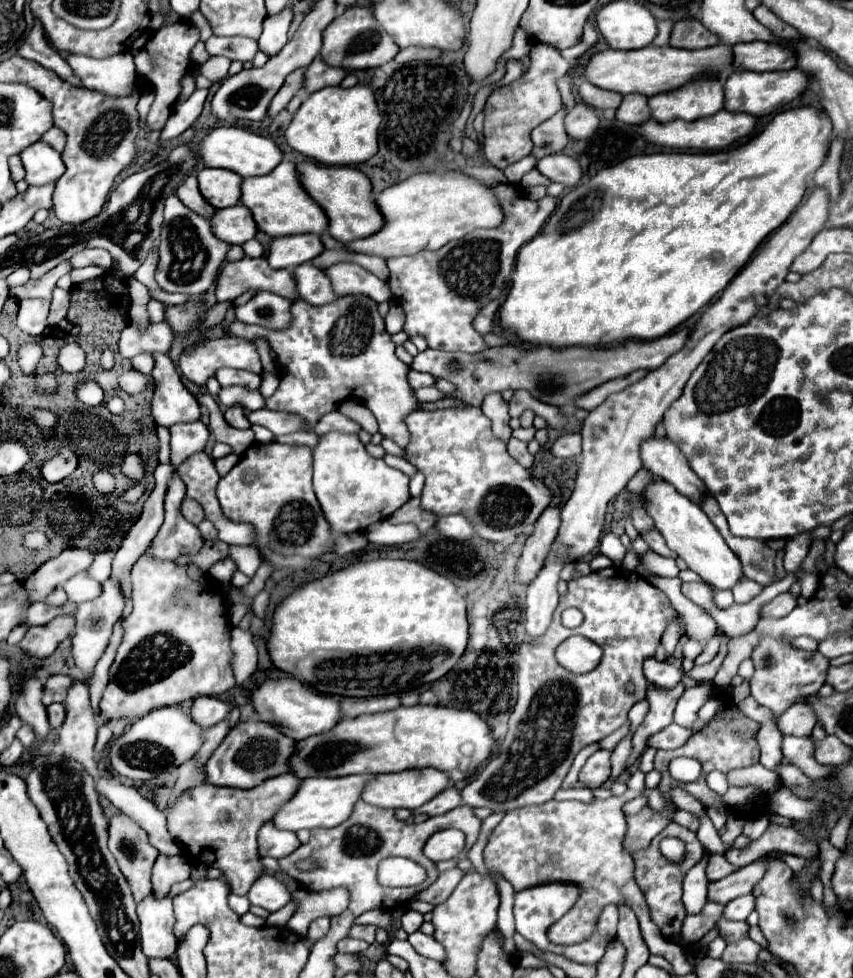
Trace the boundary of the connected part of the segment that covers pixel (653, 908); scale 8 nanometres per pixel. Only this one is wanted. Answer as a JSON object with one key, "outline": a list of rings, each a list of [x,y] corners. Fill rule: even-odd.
{"outline":[[[676,823],[666,825],[666,829],[664,829],[662,833],[658,833],[658,837],[654,837],[654,841],[652,841],[646,849],[636,851],[636,853],[632,855],[632,859],[634,859],[634,863],[636,863],[636,883],[638,883],[638,887],[642,889],[644,897],[646,897],[646,903],[648,903],[648,907],[650,907],[650,917],[652,917],[652,921],[660,927],[660,931],[662,931],[664,937],[670,937],[670,941],[674,941],[674,943],[678,943],[678,945],[682,945],[682,947],[688,947],[688,945],[680,939],[682,921],[684,921],[684,917],[686,917],[686,911],[684,911],[684,905],[682,905],[681,899],[683,894],[683,879],[686,875],[686,871],[688,871],[690,867],[694,867],[694,865],[702,859],[702,855],[704,855],[704,847],[702,847],[702,843],[698,841],[696,833],[692,833],[690,829],[686,829],[686,827],[682,827],[682,825],[676,825]],[[664,837],[678,837],[678,839],[682,839],[682,841],[686,843],[688,853],[686,853],[686,859],[684,859],[682,863],[676,865],[676,863],[670,863],[666,857],[662,857],[662,853],[658,851],[658,843],[660,843]]]}

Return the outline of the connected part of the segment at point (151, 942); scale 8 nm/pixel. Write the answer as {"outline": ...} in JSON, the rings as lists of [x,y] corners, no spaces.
{"outline":[[[154,891],[150,897],[144,897],[138,903],[138,919],[140,919],[140,935],[142,949],[148,957],[172,959],[176,953],[176,937],[174,937],[174,895],[156,897]]]}

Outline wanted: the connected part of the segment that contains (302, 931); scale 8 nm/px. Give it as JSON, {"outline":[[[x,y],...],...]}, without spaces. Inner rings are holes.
{"outline":[[[296,889],[292,893],[292,899],[298,903],[298,907],[286,927],[298,935],[306,935],[308,925],[314,919],[340,915],[348,907],[346,889],[330,889],[322,893],[314,893],[308,889]]]}

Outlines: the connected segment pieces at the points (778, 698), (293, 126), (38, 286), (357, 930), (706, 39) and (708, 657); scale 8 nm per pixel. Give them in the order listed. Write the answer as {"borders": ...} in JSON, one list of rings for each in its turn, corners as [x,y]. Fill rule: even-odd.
{"borders":[[[[762,637],[762,641],[758,643],[758,647],[754,649],[752,653],[752,661],[754,661],[754,675],[750,679],[750,695],[758,701],[758,705],[762,707],[768,707],[774,715],[774,721],[776,717],[780,717],[790,705],[794,705],[798,699],[806,699],[810,695],[814,695],[822,683],[824,683],[824,677],[826,677],[826,669],[830,665],[830,661],[818,653],[818,651],[802,651],[802,649],[796,649],[792,645],[792,641],[778,641],[774,637]]],[[[340,85],[324,87],[312,93],[294,113],[294,119],[286,129],[286,141],[294,151],[322,165],[364,163],[378,151],[376,135],[380,121],[382,117],[370,87],[366,85],[354,85],[350,89],[344,89]]],[[[60,263],[56,269],[48,271],[40,281],[28,281],[26,285],[20,285],[20,287],[14,287],[10,289],[10,295],[16,297],[16,299],[26,299],[26,297],[42,297],[42,299],[52,299],[52,289],[56,287],[56,281],[70,273],[70,263]]],[[[354,925],[354,927],[350,929],[350,937],[364,939],[364,941],[368,941],[368,943],[374,943],[374,941],[376,941],[376,931],[378,931],[376,925]]],[[[698,19],[674,23],[672,33],[670,33],[670,41],[668,41],[668,45],[672,45],[672,47],[690,49],[690,51],[704,49],[704,47],[710,47],[716,43],[718,43],[718,37],[708,33],[708,29],[702,27],[702,23]]],[[[717,628],[715,635],[706,644],[704,651],[694,660],[695,665],[700,666],[709,663],[719,652],[724,636],[724,631],[721,628]]]]}

